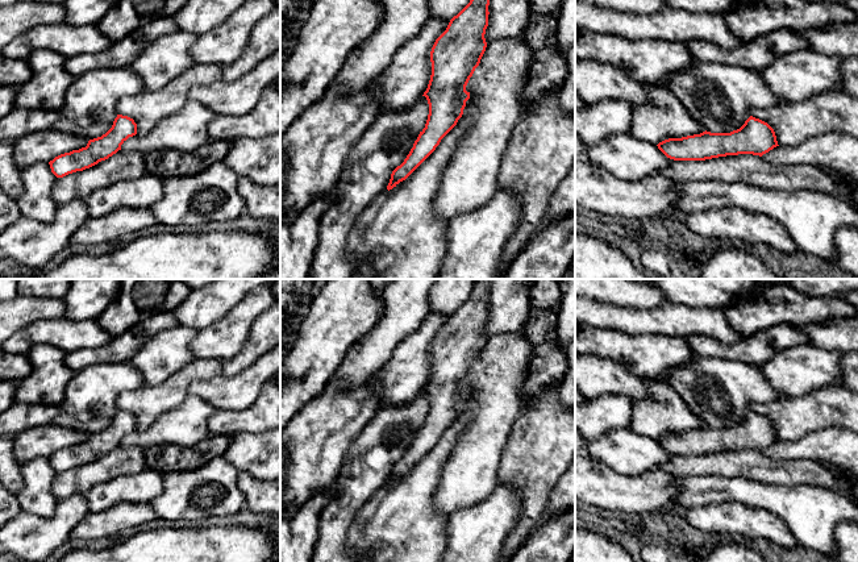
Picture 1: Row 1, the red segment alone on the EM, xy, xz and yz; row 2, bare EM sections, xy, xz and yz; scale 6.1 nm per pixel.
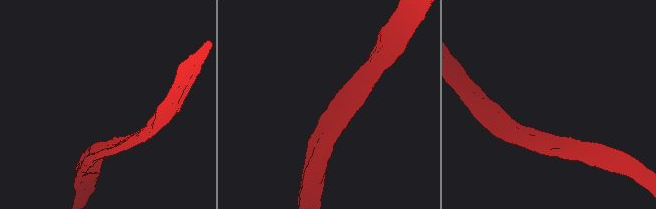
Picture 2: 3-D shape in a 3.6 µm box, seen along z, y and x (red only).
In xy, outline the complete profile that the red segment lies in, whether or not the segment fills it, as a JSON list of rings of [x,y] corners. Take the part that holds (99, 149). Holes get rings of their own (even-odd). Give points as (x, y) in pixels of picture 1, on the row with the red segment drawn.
[[[117,115],[112,128],[101,137],[89,140],[86,147],[61,154],[49,162],[51,172],[57,178],[83,171],[108,159],[118,150],[121,145],[137,134],[137,124],[133,118]]]

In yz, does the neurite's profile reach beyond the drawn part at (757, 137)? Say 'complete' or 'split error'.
complete

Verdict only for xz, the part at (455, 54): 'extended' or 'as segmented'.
as segmented

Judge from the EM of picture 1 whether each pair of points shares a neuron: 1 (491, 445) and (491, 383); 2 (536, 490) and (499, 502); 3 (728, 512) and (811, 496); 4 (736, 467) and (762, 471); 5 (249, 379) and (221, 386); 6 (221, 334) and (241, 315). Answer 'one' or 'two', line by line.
1: one
2: two
3: two
4: one
5: one
6: one

